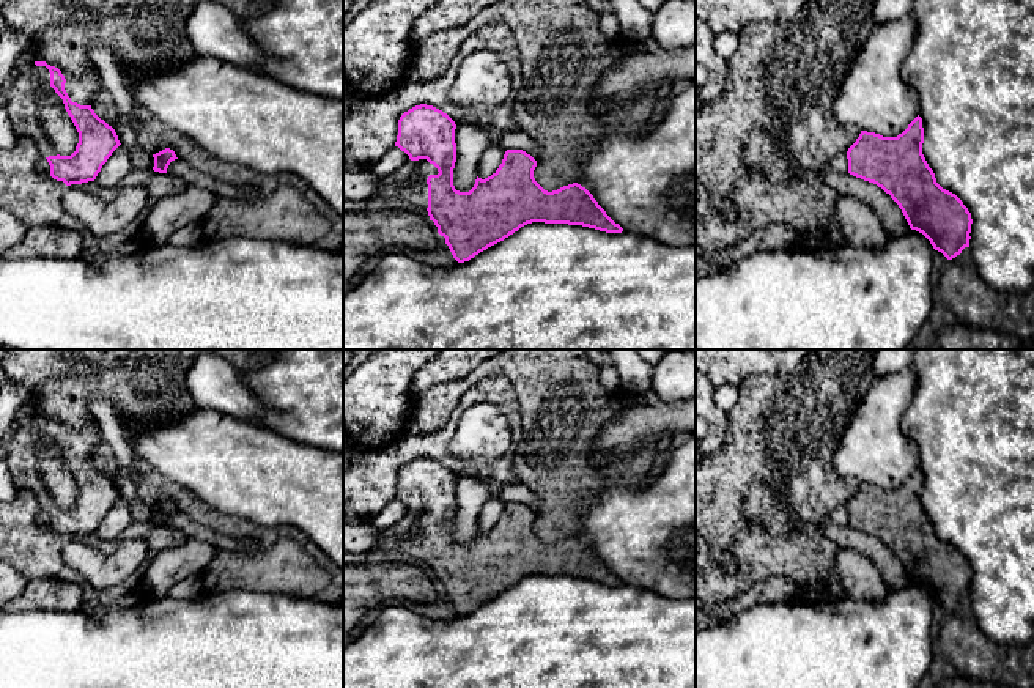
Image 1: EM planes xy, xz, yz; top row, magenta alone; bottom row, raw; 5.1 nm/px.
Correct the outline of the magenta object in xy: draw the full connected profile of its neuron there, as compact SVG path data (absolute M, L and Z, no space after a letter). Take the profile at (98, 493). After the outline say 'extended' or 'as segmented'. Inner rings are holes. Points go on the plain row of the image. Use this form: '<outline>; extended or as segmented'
M33 400L20 406L11 427L0 436L0 460L8 463L14 485L35 493L39 507L50 518L50 529L66 538L94 534L121 498L115 482L91 461L99 441L101 431L96 425L71 430L47 417ZM41 438L50 438L63 452L79 485L79 496L71 509L60 509L41 479L38 471Z; extended

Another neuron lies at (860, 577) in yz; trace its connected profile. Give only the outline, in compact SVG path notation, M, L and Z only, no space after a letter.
M839 548L836 568L847 597L870 601L886 598L889 590L878 567L861 553Z

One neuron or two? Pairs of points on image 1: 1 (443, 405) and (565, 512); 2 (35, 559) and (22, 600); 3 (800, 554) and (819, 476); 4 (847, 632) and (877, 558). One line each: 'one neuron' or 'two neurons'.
1: one neuron
2: two neurons
3: one neuron
4: two neurons

